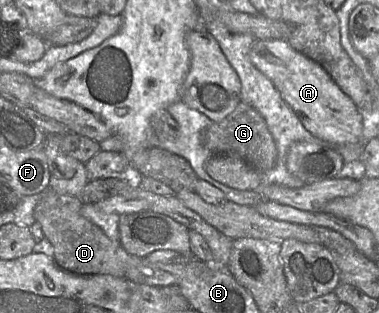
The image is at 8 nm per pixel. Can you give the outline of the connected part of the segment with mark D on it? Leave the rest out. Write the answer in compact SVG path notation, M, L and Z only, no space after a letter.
M49 187L37 204L34 217L53 246L54 262L59 268L77 275L108 274L124 278L129 254L120 242L112 241L100 227L82 215L82 206L76 196L59 194Z

